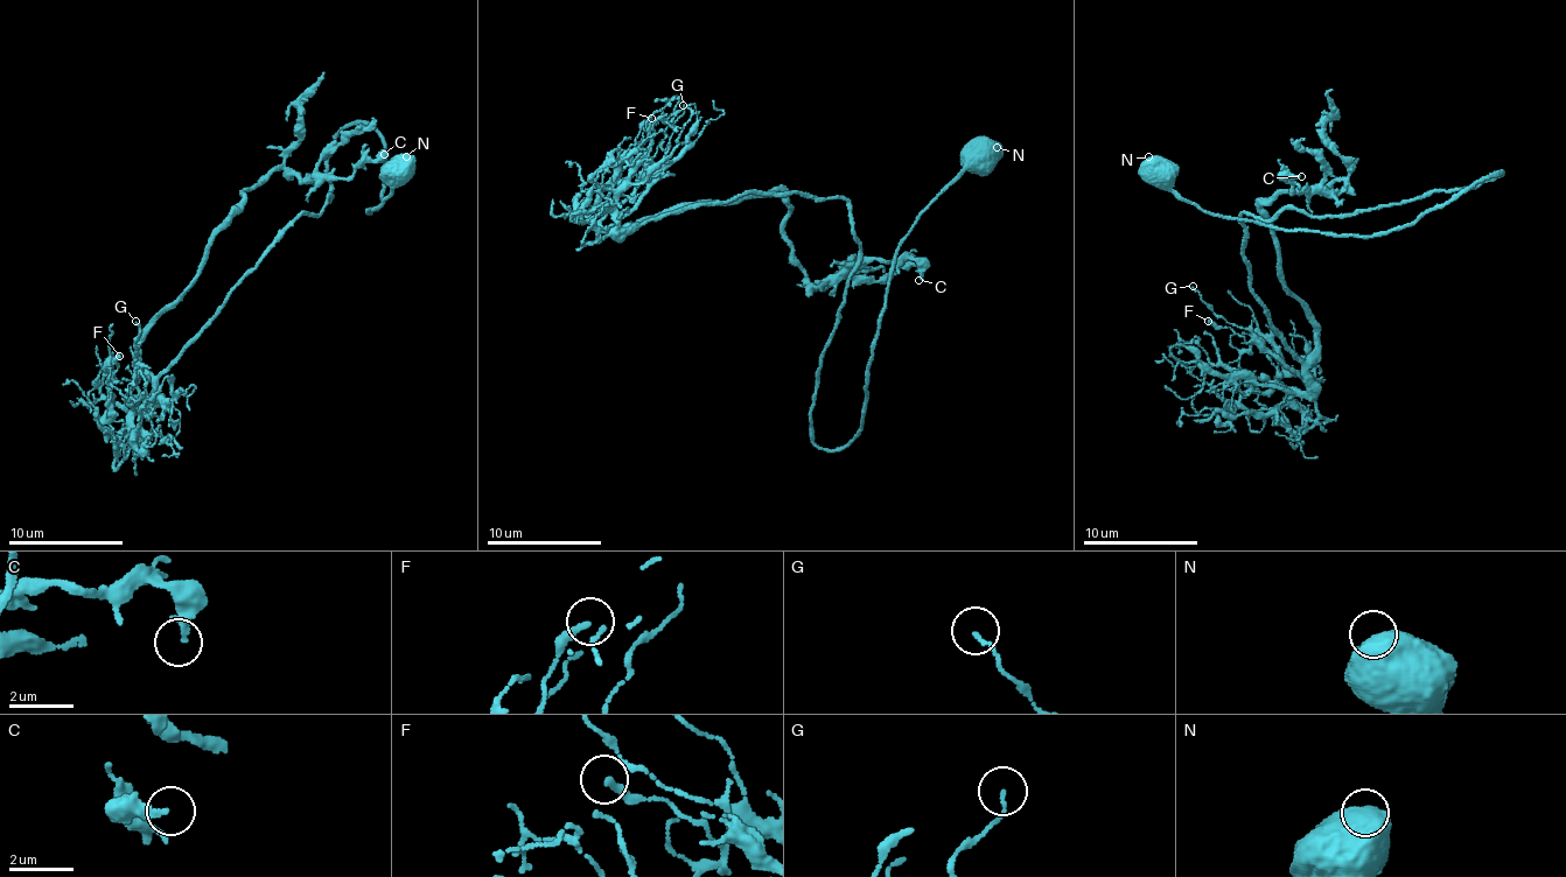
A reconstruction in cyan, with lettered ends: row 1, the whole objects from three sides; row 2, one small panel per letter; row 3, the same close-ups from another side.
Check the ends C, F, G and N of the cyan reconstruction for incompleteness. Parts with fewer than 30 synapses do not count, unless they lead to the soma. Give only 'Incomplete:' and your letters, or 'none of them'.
Incomplete: none of them

